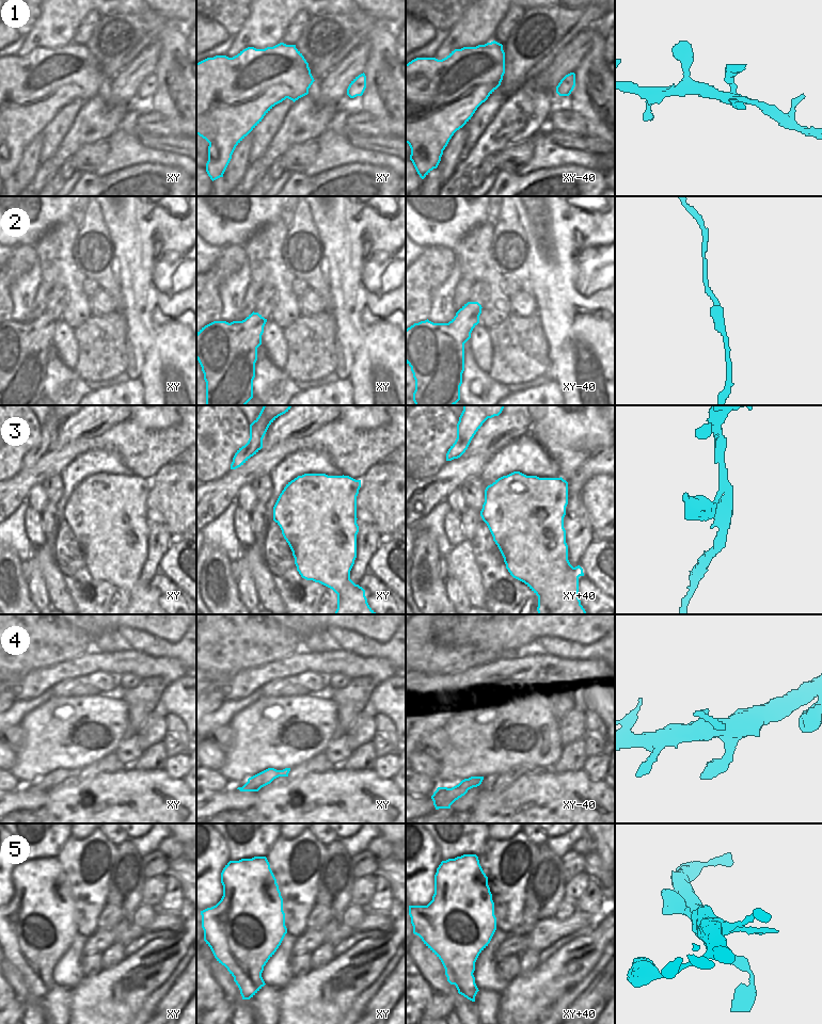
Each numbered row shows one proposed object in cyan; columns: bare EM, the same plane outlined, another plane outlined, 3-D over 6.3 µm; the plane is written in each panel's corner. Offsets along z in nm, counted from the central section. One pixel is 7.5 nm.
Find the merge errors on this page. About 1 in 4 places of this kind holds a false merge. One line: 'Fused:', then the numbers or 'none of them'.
Fused: none of them

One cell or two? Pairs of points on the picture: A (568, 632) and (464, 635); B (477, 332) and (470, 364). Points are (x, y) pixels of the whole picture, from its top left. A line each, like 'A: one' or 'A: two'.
A: one
B: two

